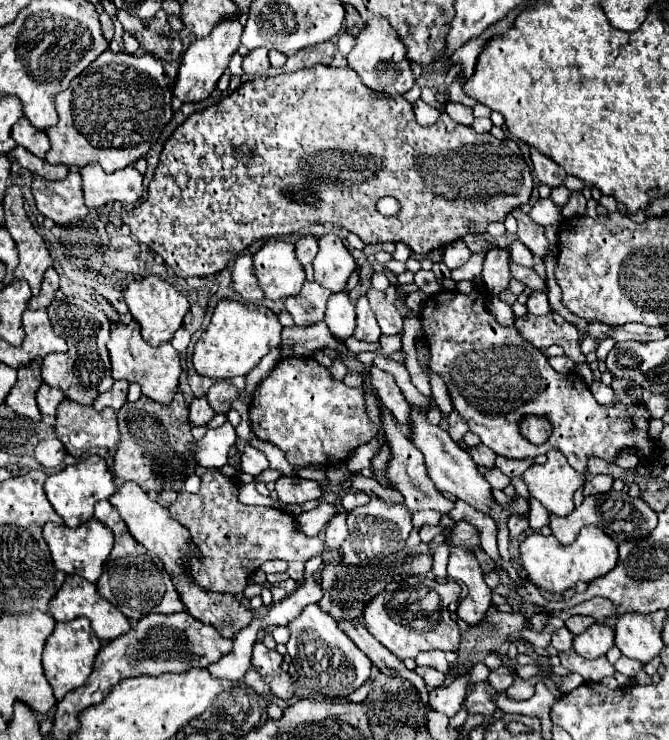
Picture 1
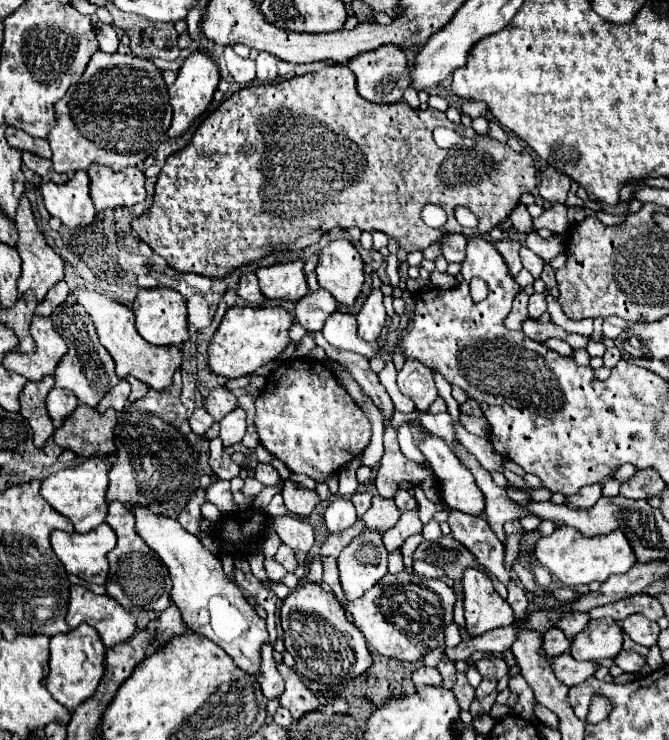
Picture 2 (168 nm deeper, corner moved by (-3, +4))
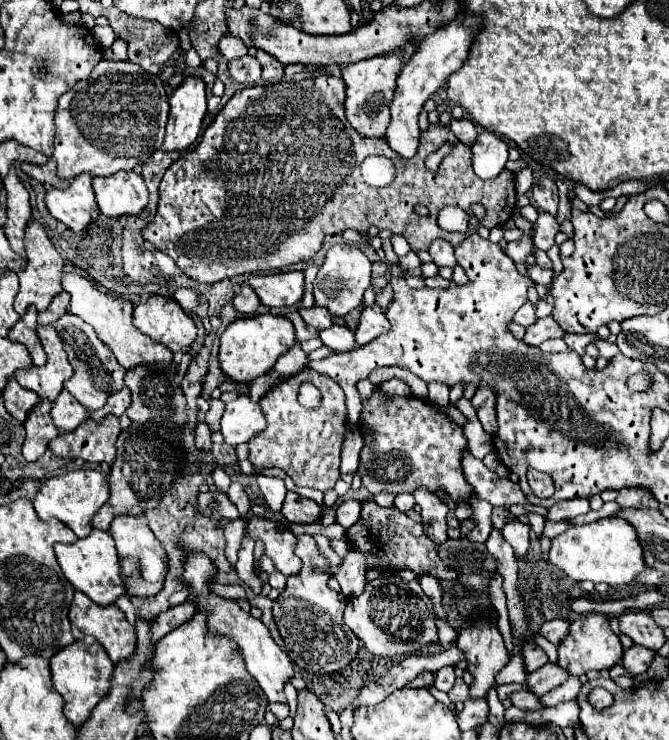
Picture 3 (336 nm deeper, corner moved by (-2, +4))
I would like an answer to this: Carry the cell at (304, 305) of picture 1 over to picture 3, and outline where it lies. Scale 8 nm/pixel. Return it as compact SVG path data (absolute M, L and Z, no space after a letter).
M313 306L313 308L309 308L309 310L299 308L299 314L301 314L301 318L303 318L309 326L313 326L313 328L317 328L317 330L325 330L325 328L329 328L329 326L333 324L331 314L327 312L327 308L317 308L317 306Z

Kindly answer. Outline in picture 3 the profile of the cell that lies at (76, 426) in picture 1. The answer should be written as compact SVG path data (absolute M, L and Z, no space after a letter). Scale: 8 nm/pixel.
M105 416L99 424L85 420L73 432L59 434L55 440L51 440L49 448L59 458L81 458L95 464L113 464L119 432L121 428L117 416Z

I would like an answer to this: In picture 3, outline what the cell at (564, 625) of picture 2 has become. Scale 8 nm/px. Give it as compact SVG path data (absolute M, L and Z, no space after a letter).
M563 618L549 620L549 622L545 622L545 624L537 630L539 636L547 638L547 640L553 642L553 644L559 644L559 642L563 640L563 636L567 636L567 632L569 632L569 622L563 620Z

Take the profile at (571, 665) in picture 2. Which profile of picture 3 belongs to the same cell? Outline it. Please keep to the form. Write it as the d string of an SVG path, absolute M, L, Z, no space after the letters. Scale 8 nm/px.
M545 664L543 668L527 674L525 688L527 688L529 692L533 692L537 698L541 698L543 694L547 694L547 692L551 692L553 688L561 686L567 678L569 678L569 674L563 672L557 664Z

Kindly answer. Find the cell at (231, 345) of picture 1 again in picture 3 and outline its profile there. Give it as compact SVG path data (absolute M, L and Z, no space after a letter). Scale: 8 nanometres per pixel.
M253 316L253 318L237 318L227 326L221 334L221 348L219 348L219 364L223 372L235 382L251 382L263 374L267 374L277 358L285 354L295 344L295 328L283 316Z

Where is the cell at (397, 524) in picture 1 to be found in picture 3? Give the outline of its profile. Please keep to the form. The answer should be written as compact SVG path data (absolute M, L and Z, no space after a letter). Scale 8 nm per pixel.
M349 550L339 572L335 574L339 586L341 586L341 594L345 598L353 598L353 596L359 596L363 592L363 586L365 586L365 562L367 560L373 560L373 556L367 556L363 552L355 552L355 550Z

